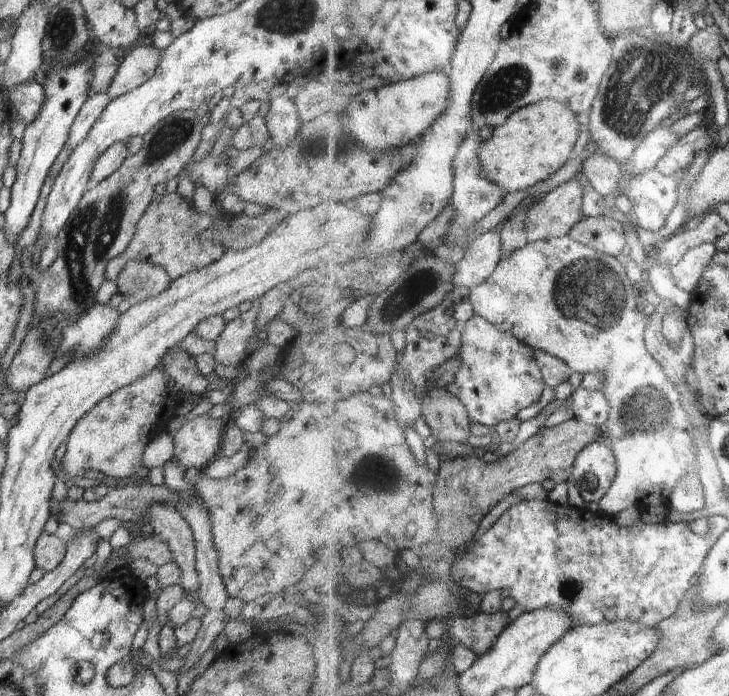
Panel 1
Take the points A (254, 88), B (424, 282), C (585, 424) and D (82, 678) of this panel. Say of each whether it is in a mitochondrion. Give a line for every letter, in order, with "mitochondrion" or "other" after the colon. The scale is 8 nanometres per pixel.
A: other
B: mitochondrion
C: other
D: other

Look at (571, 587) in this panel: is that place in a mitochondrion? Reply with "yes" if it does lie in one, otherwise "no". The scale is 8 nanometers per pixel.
yes

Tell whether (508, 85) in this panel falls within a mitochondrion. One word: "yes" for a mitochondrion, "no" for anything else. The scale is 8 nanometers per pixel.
yes

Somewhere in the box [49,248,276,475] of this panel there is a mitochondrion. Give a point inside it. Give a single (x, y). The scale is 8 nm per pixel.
(146, 281)

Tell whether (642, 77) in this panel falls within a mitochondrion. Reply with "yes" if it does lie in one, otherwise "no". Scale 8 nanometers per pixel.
yes

